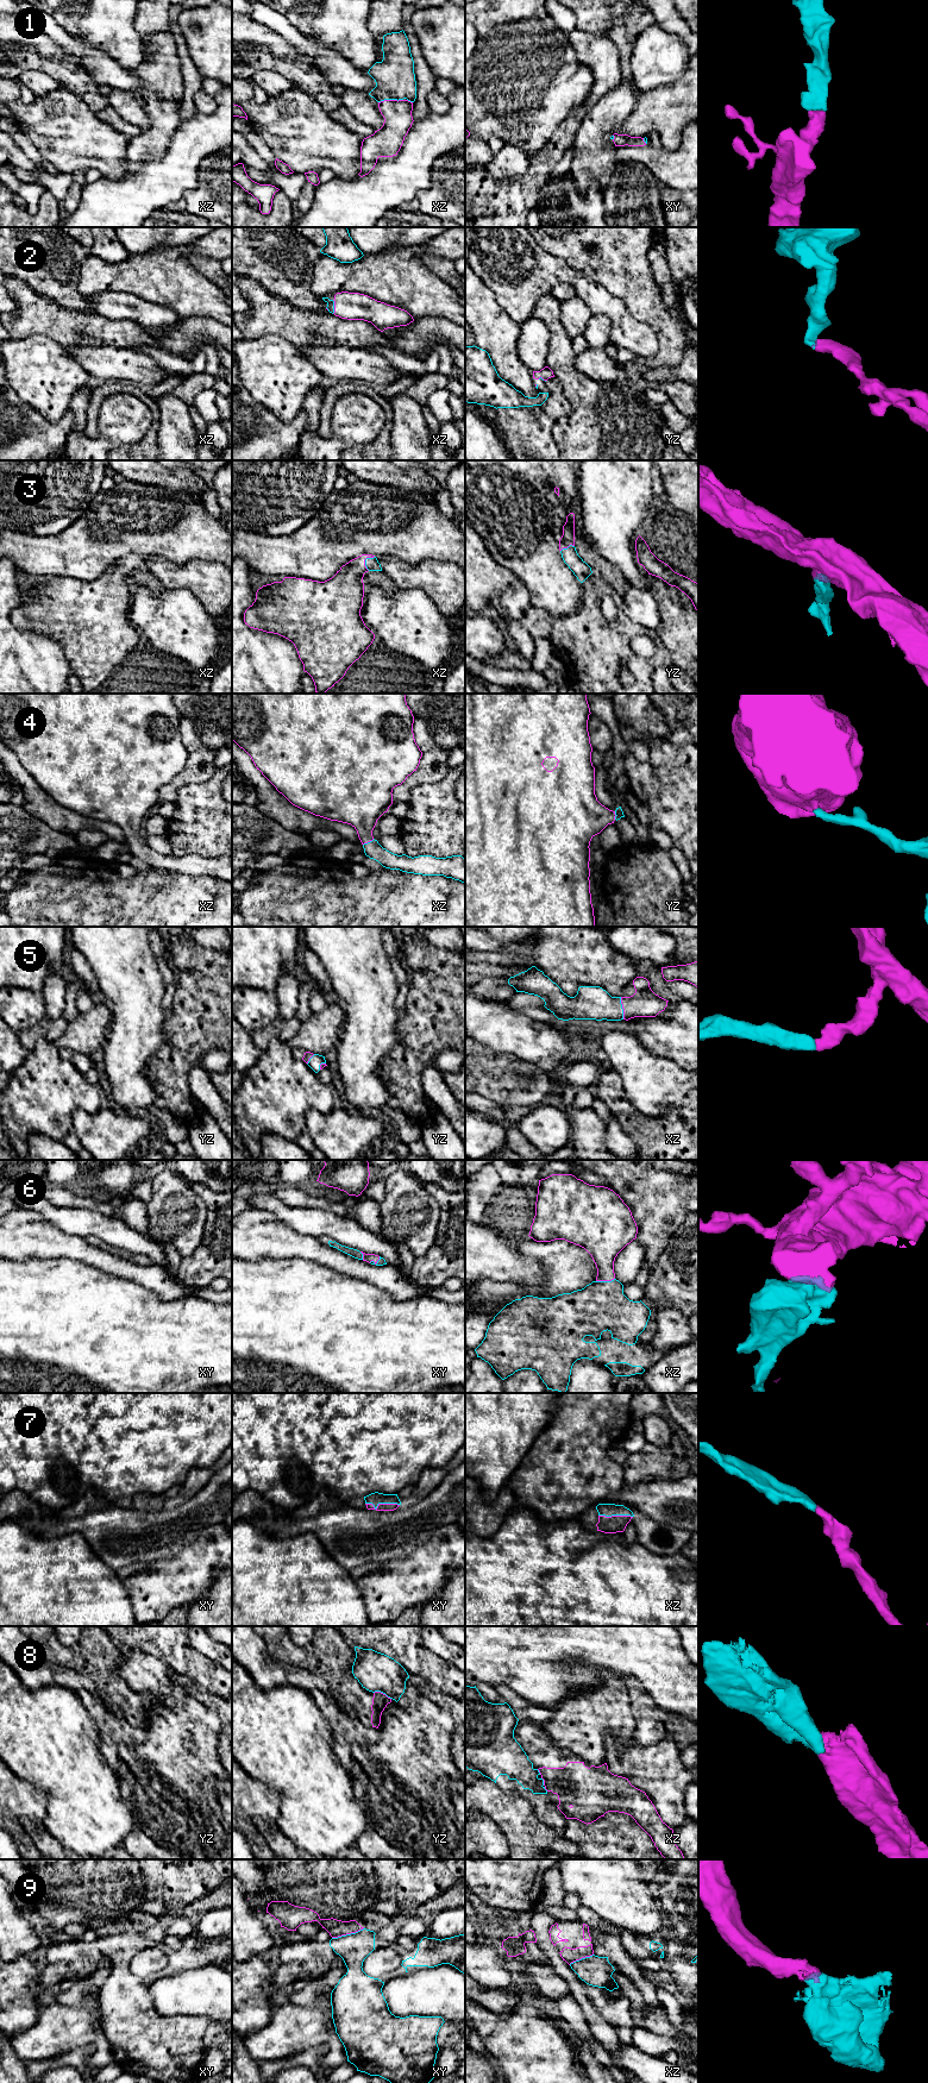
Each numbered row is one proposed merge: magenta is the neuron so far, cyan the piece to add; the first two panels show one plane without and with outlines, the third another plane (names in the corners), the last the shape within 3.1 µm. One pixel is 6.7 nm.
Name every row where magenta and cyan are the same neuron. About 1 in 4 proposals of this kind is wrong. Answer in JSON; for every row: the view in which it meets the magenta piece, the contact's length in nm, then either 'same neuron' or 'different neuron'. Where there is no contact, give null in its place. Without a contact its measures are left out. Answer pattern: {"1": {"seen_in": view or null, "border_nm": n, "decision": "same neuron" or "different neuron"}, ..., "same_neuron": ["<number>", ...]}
{"1": {"seen_in": "xz", "border_nm": 170, "decision": "same neuron"}, "2": {"seen_in": "xz", "border_nm": 100, "decision": "same neuron"}, "3": {"seen_in": "xz", "border_nm": 110, "decision": "same neuron"}, "4": {"seen_in": "xz", "border_nm": 90, "decision": "same neuron"}, "5": {"seen_in": "xz", "border_nm": 150, "decision": "same neuron"}, "6": {"seen_in": "xz", "border_nm": 130, "decision": "same neuron"}, "7": {"seen_in": "xy", "border_nm": 240, "decision": "same neuron"}, "8": {"seen_in": "yz", "border_nm": 130, "decision": "different neuron"}, "9": {"seen_in": "xy", "border_nm": 220, "decision": "different neuron"}, "same_neuron": ["1", "2", "3", "4", "5", "6", "7"]}

